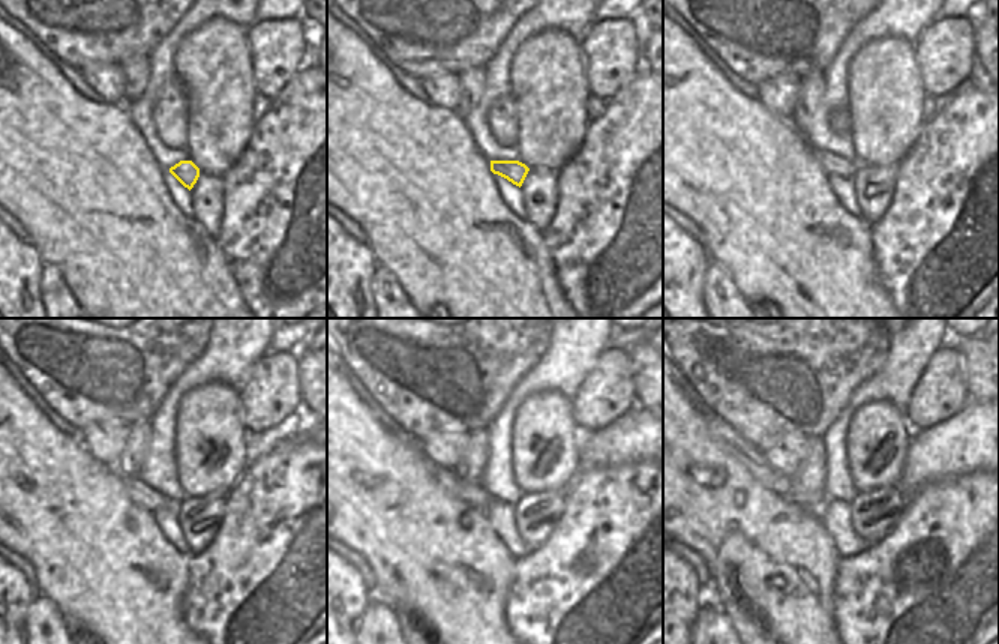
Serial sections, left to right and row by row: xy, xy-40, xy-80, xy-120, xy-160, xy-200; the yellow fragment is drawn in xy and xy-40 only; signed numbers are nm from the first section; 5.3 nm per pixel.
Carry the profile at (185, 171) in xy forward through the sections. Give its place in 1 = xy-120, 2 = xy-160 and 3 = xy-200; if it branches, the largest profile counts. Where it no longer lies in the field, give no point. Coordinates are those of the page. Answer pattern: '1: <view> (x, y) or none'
1: xy-120 (141, 494)
2: xy-160 (473, 493)
3: xy-200 (752, 458)

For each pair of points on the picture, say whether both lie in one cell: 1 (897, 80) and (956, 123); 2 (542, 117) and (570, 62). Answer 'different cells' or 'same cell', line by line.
1: different cells
2: same cell

